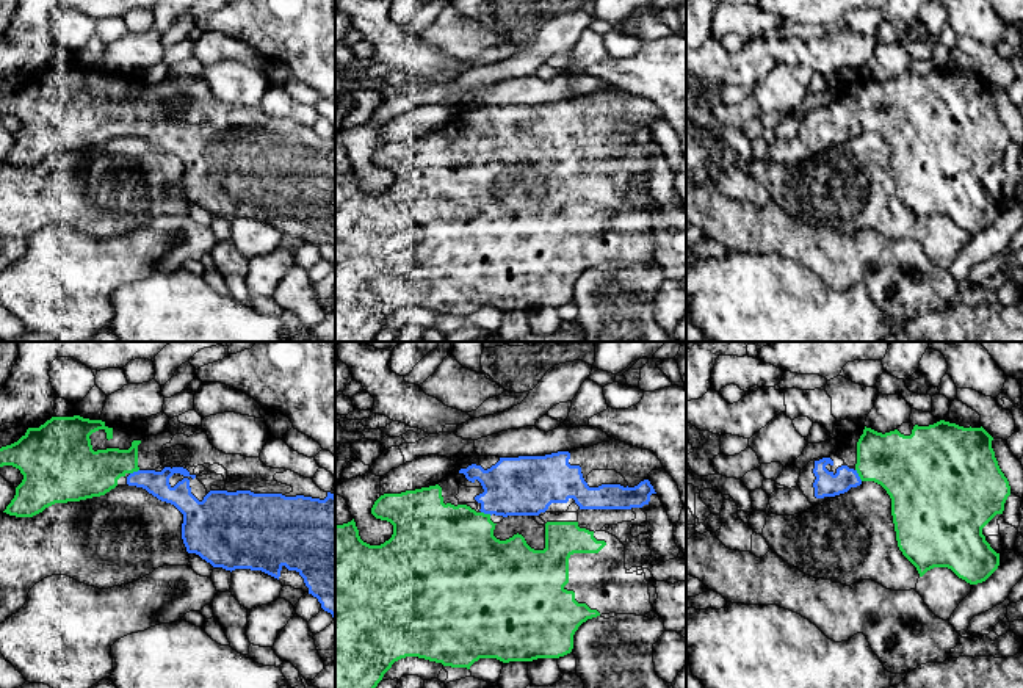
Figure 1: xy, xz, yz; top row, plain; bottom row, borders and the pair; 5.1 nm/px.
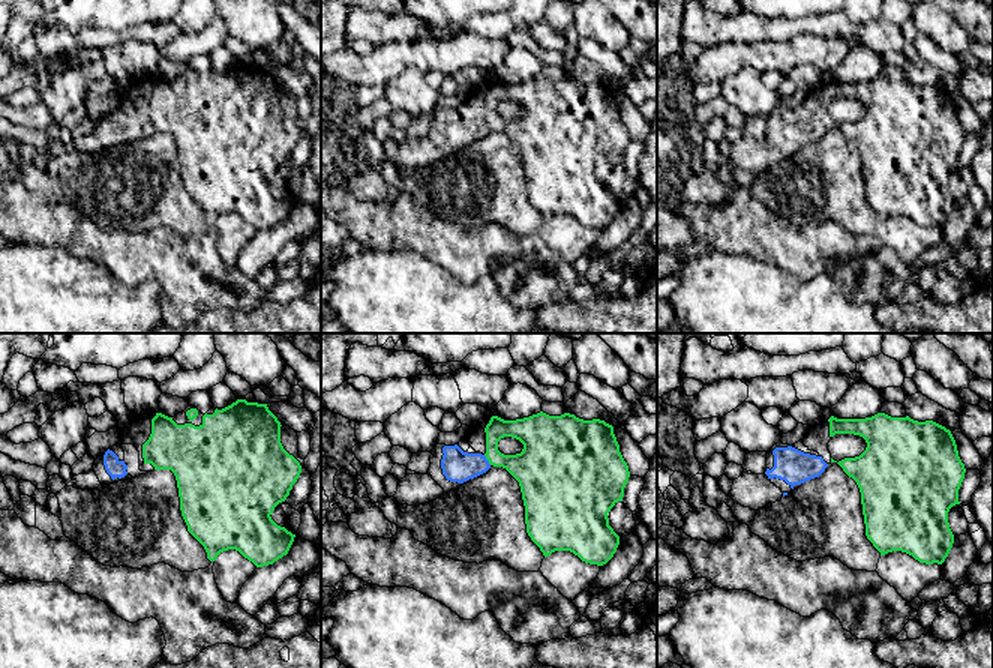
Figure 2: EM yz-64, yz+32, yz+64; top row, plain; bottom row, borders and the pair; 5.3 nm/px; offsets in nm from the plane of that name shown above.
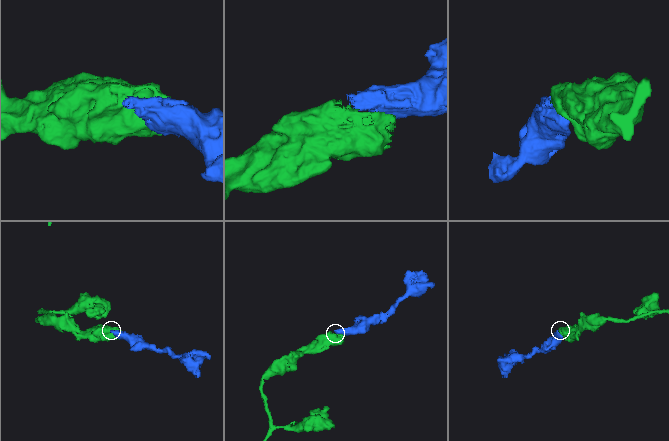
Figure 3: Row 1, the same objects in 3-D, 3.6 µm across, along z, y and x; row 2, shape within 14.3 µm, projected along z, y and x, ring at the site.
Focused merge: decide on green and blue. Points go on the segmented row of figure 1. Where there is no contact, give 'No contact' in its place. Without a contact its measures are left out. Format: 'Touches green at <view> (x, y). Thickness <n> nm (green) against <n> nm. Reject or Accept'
Touches green at yz (859, 475). Thickness 320 nm (green) against 130 nm. Accept

